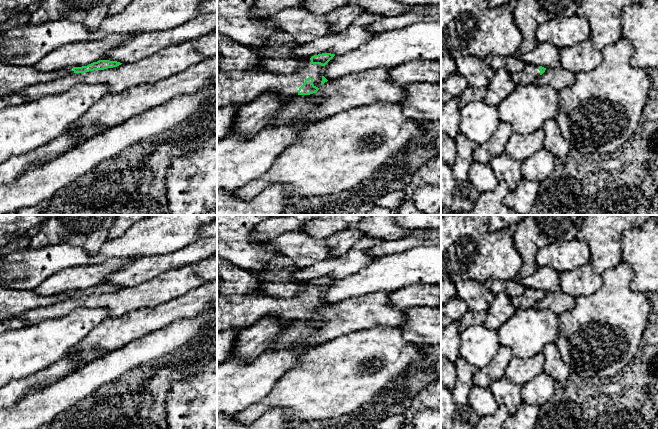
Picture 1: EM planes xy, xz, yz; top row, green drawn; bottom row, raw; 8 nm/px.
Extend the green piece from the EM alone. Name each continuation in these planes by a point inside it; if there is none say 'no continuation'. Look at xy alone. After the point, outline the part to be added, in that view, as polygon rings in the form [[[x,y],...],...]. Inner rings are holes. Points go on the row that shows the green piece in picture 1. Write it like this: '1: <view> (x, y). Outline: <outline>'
1: xy (13, 78). Outline: [[[0,62],[0,98],[19,93],[31,85],[50,82],[69,73],[74,73],[72,68],[43,72],[34,66],[17,66]]]

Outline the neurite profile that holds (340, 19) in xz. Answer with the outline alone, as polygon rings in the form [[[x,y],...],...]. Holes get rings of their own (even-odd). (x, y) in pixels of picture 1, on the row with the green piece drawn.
[[[352,5],[336,9],[325,16],[332,30],[341,31],[347,29],[362,13],[364,13],[364,11],[361,7]]]

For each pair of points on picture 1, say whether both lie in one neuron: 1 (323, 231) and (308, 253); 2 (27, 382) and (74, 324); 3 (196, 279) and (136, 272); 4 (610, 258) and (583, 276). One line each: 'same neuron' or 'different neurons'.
1: different neurons
2: different neurons
3: different neurons
4: different neurons

